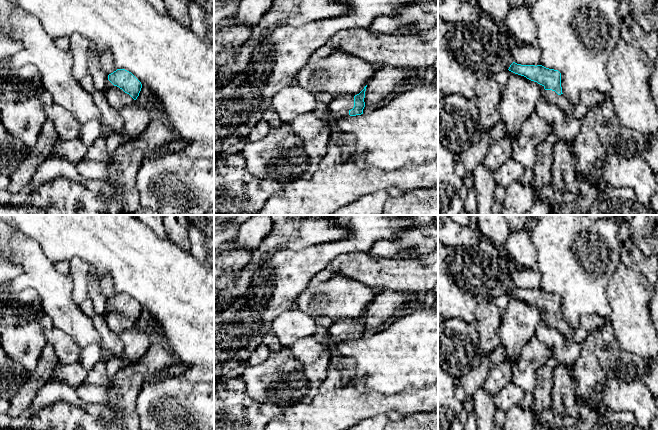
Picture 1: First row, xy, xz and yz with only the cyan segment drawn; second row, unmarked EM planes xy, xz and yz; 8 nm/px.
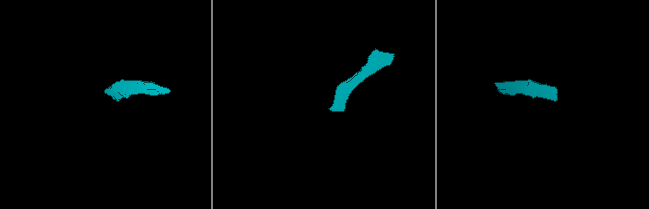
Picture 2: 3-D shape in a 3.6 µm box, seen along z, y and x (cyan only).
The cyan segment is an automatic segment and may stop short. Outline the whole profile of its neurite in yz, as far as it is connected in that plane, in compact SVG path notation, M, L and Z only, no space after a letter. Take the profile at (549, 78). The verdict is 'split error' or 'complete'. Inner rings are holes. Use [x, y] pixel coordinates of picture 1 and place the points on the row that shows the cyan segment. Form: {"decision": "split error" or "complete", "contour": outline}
{"decision": "split error", "contour": "M513 62L509 71L524 76L544 87L542 98L559 107L568 118L582 119L589 108L595 108L606 101L607 95L597 91L584 91L577 105L571 104L562 93L561 73L542 65L521 65Z"}

